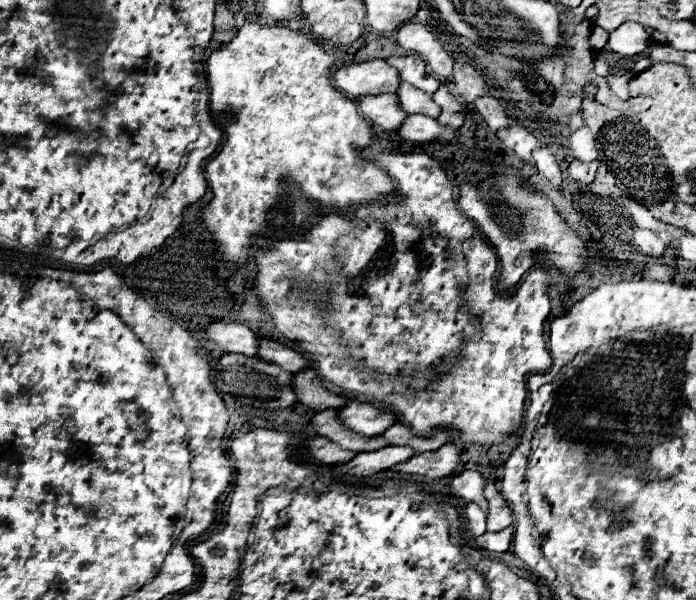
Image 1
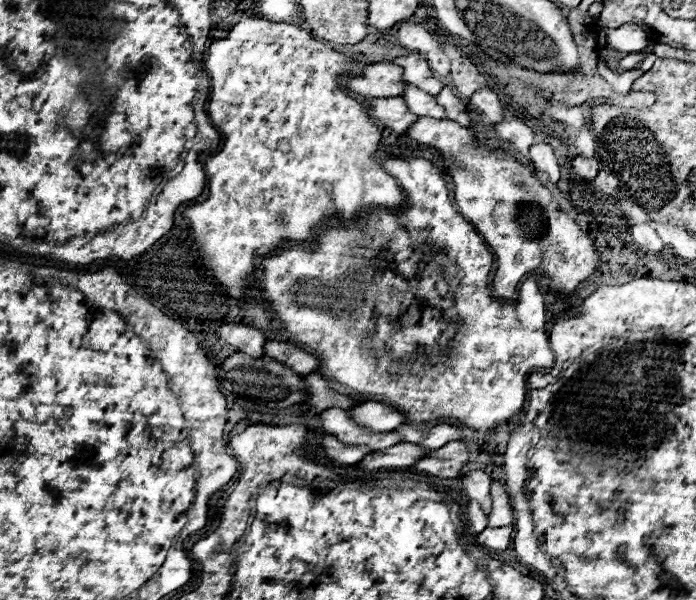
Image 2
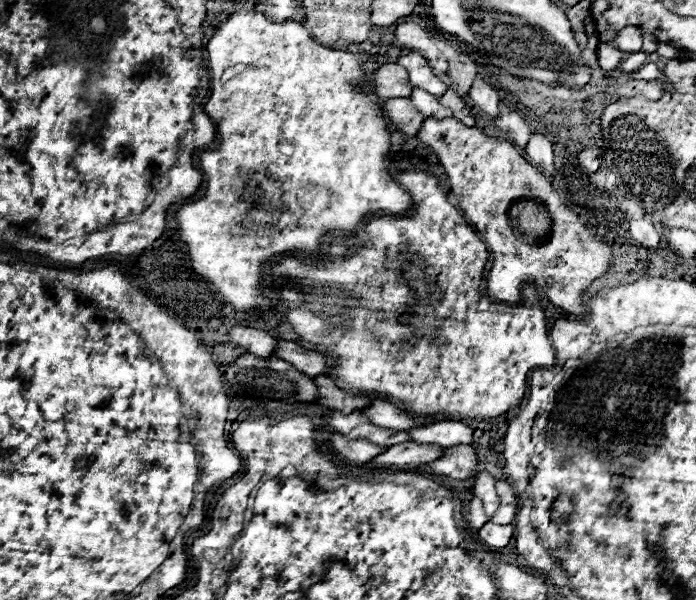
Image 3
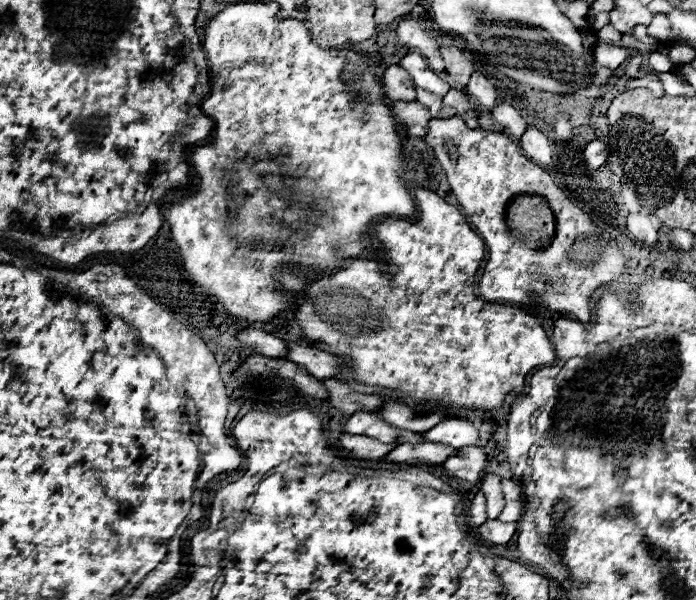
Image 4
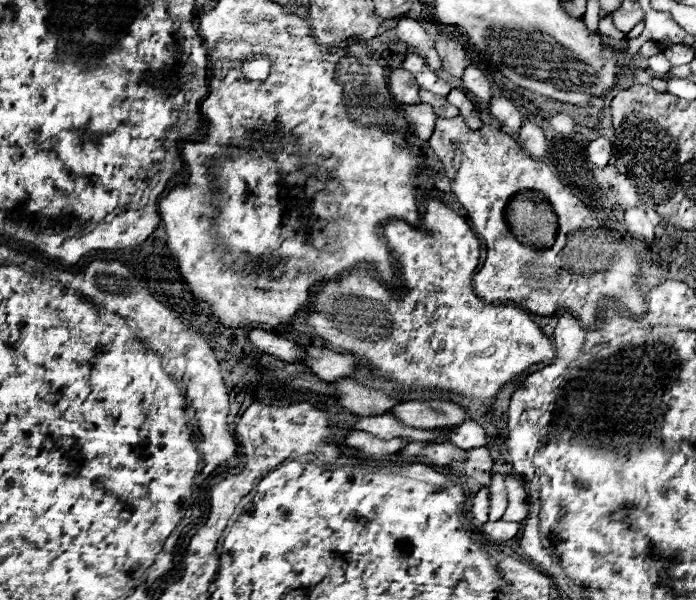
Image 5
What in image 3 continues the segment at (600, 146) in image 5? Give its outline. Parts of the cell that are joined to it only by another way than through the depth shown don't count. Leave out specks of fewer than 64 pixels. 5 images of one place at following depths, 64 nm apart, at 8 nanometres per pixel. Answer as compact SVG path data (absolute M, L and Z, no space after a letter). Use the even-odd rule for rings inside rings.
M592 148L586 152L578 154L578 166L586 172L586 174L594 174L600 166L600 148Z

